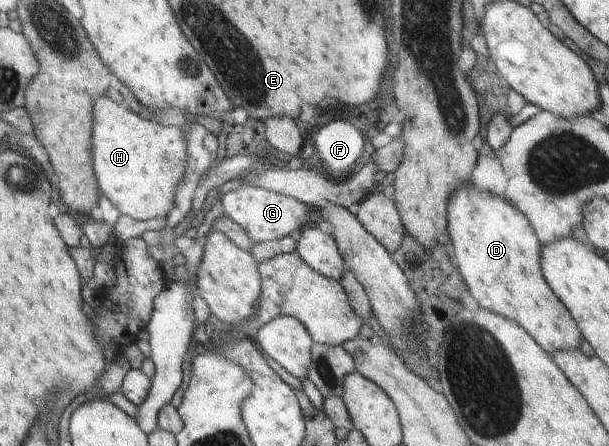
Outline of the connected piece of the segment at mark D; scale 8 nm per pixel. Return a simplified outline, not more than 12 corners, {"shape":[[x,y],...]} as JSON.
{"shape":[[471,182],[447,238],[479,307],[551,357],[581,330],[547,284],[534,225]]}

